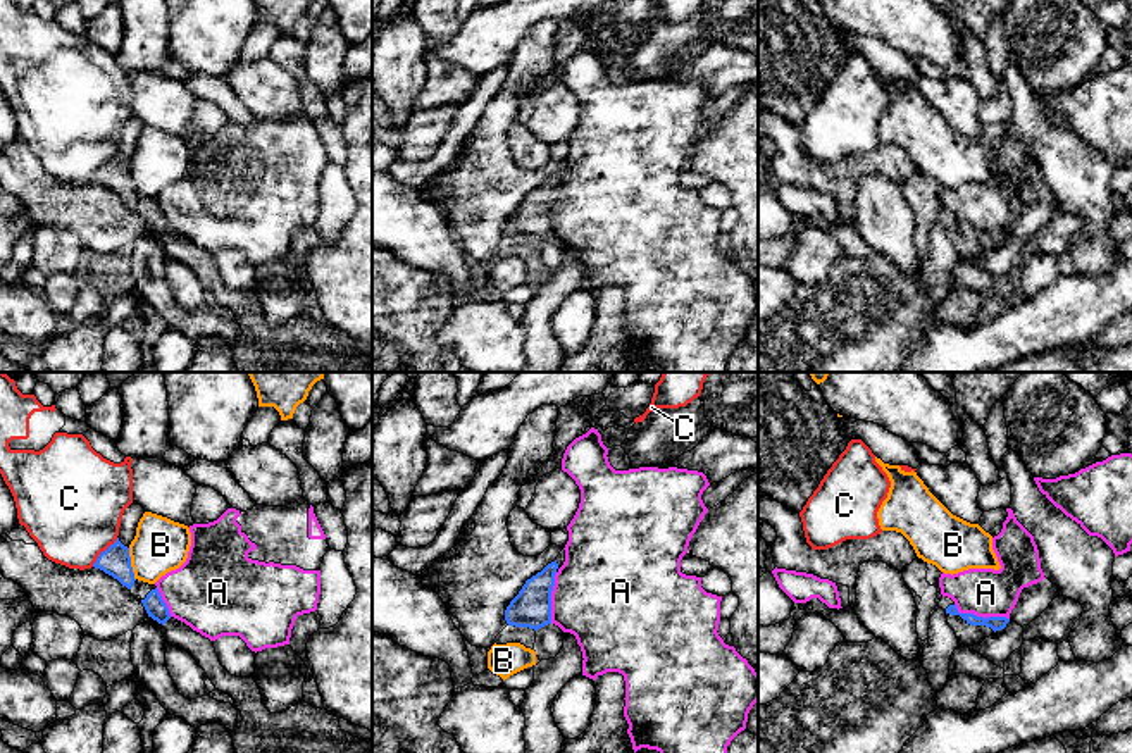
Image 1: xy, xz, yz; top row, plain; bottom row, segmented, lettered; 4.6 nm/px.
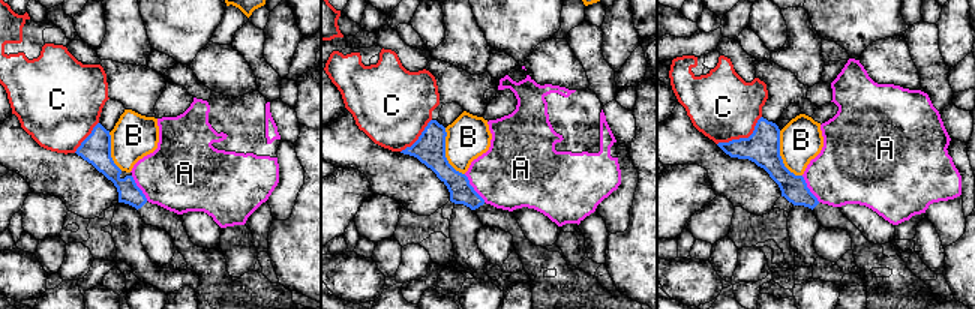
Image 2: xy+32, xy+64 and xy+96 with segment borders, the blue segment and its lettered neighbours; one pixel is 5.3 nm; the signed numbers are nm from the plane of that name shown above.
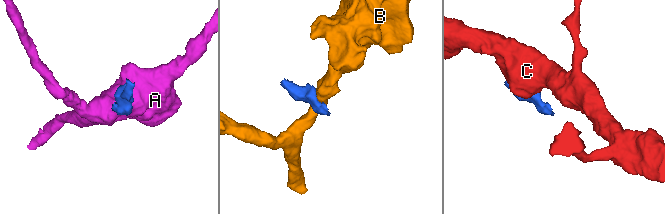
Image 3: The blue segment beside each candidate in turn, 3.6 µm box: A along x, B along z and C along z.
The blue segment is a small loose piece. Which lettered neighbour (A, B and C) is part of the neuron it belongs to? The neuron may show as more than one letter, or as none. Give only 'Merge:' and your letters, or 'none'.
Merge: none

